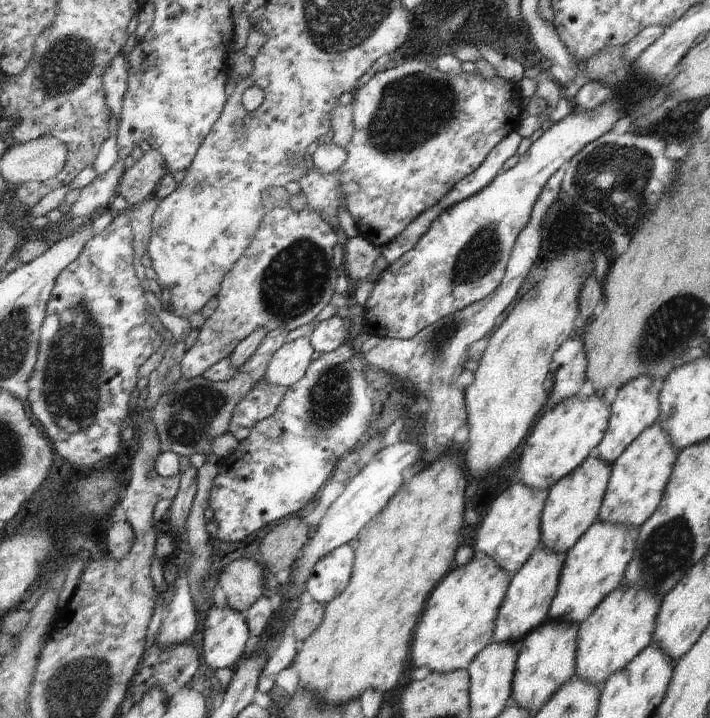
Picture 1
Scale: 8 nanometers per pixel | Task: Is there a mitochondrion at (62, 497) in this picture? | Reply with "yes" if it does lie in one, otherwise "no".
no

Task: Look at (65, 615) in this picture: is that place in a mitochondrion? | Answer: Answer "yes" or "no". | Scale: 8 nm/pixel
no

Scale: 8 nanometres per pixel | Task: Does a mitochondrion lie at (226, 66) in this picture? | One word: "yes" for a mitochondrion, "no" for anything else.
no

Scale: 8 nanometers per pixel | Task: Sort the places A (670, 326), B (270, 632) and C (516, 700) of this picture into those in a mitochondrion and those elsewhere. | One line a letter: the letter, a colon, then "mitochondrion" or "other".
A: mitochondrion
B: other
C: other

